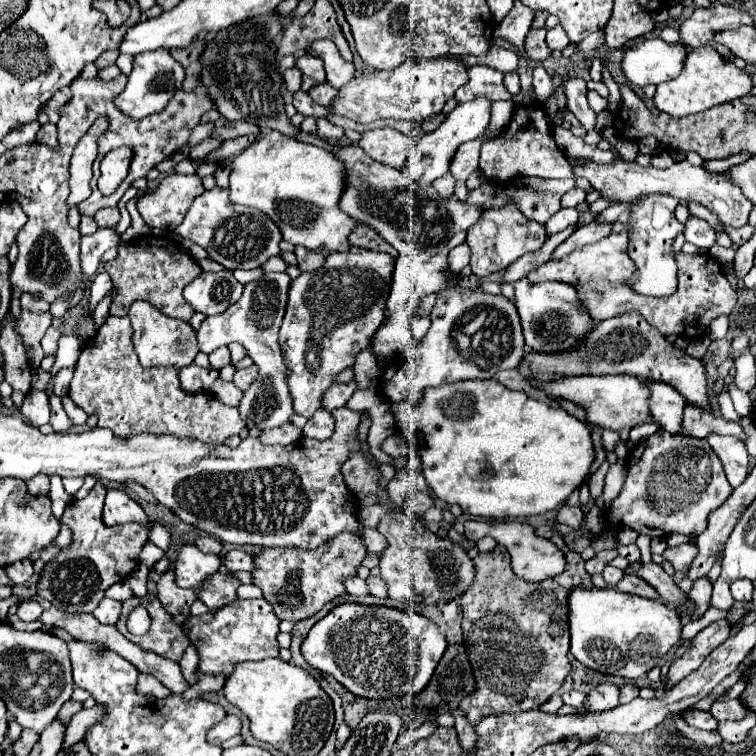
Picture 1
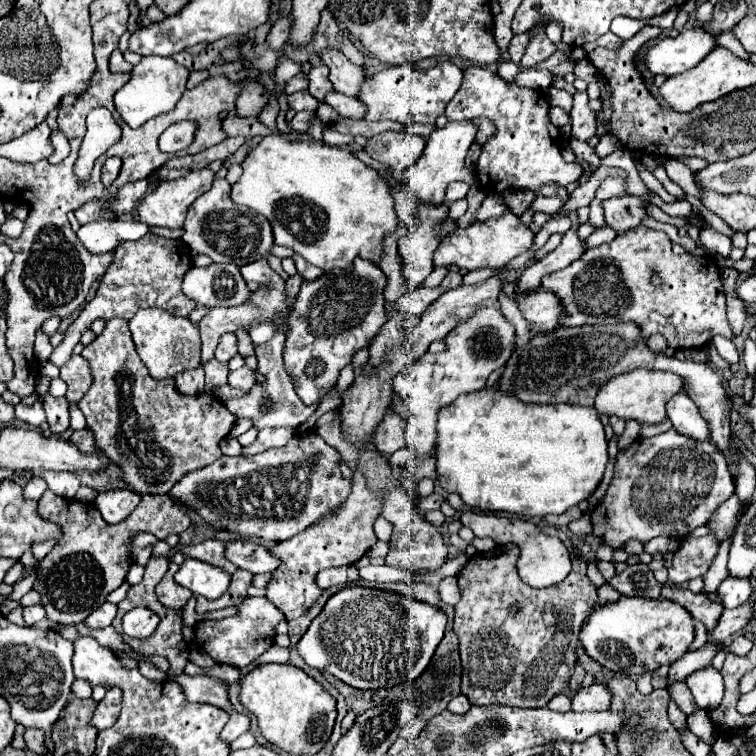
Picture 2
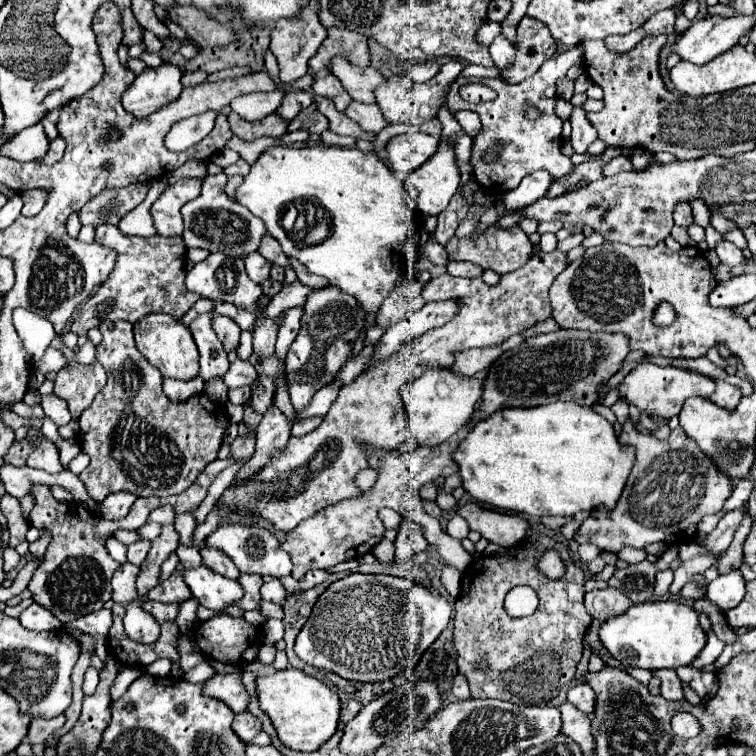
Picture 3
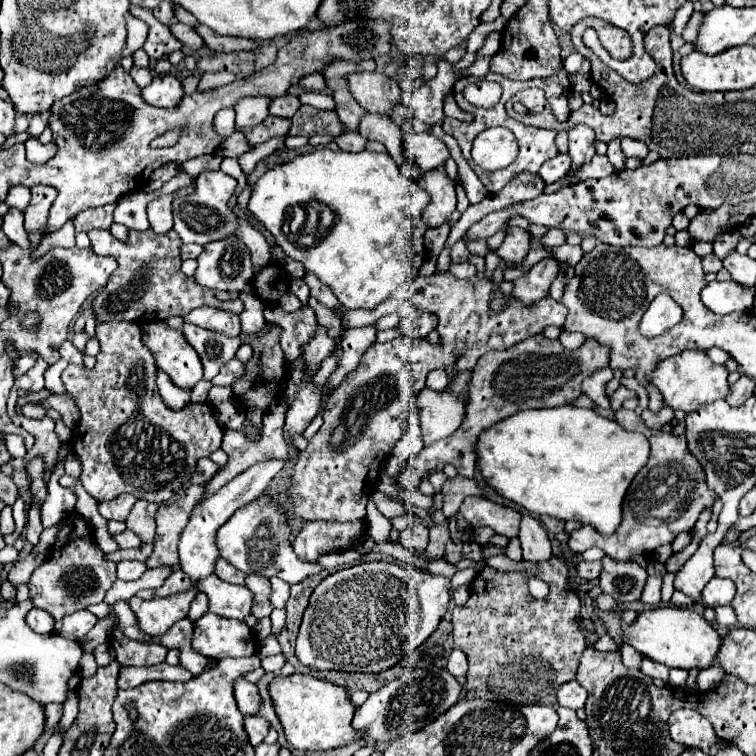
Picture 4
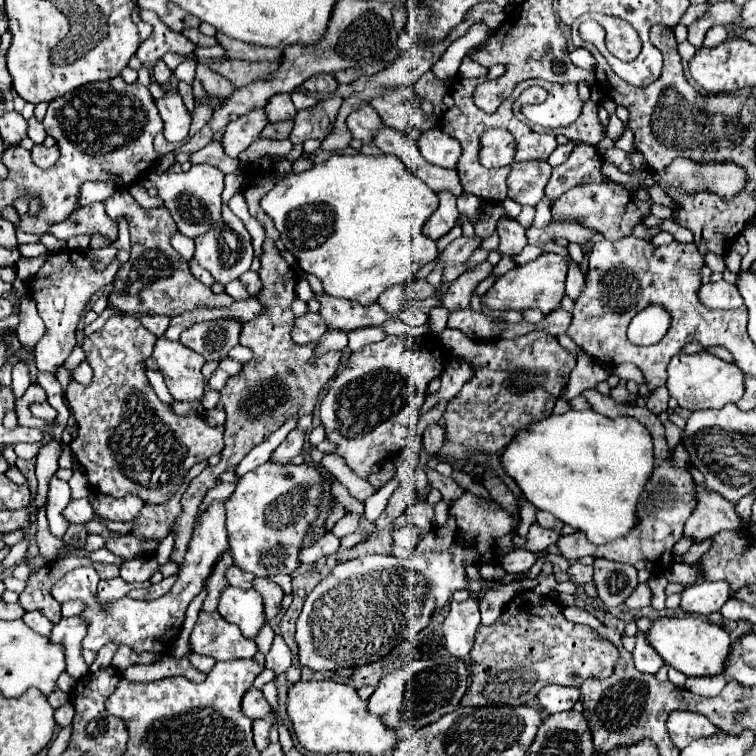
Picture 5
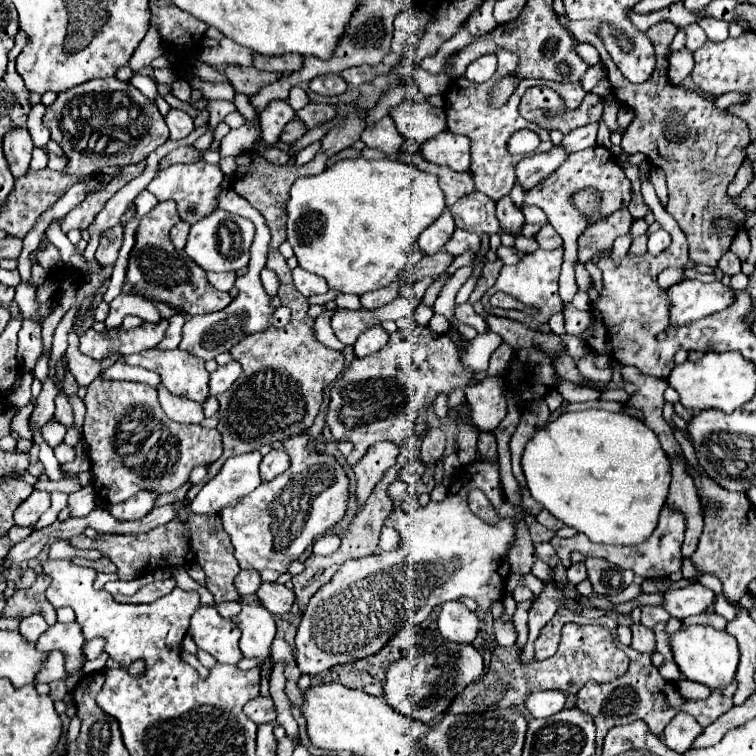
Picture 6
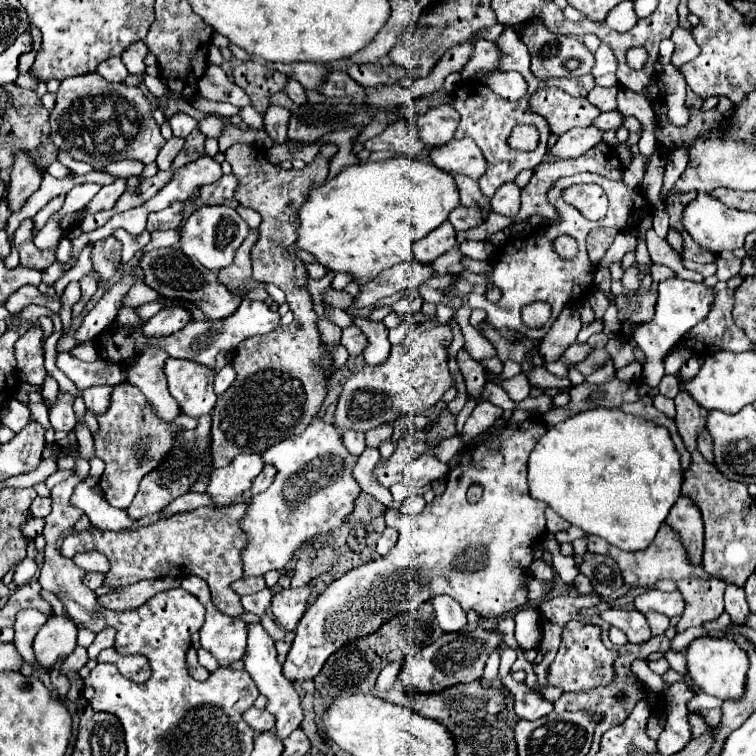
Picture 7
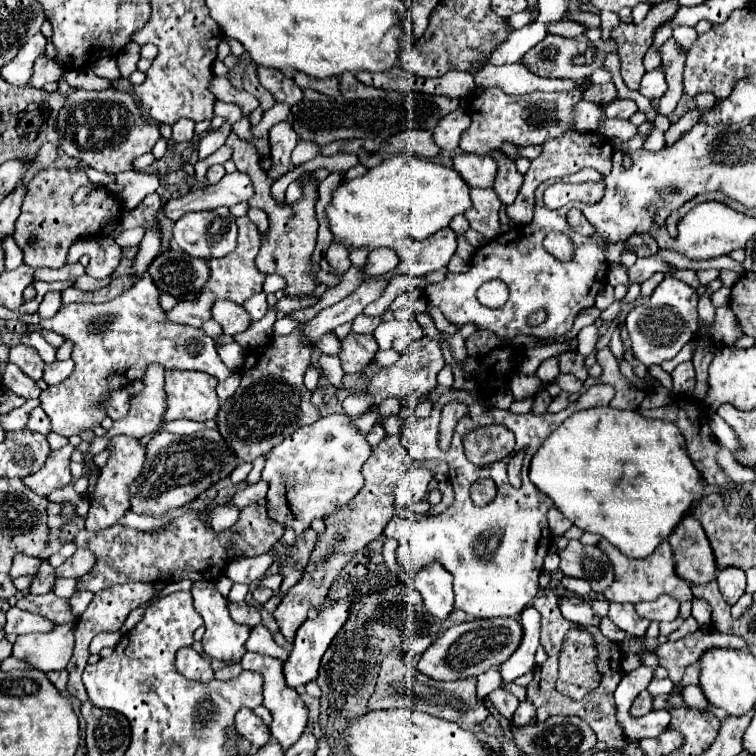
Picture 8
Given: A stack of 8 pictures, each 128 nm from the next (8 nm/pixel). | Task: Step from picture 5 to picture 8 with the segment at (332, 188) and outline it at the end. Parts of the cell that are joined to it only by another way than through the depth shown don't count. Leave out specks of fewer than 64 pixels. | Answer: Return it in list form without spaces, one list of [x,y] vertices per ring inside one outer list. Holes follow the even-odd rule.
[[[396,154],[370,168],[364,176],[344,180],[332,192],[332,200],[326,206],[328,228],[334,234],[334,242],[348,250],[391,248],[398,256],[402,248],[394,248],[394,242],[408,236],[426,240],[446,228],[456,214],[464,214],[472,206],[468,190],[456,170],[426,158]]]

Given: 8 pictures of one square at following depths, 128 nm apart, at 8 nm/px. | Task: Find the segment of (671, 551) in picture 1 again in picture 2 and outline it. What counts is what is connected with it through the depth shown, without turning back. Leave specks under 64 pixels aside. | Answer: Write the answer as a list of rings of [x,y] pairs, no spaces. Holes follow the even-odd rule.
[[[710,534],[686,540],[672,556],[672,566],[668,568],[670,582],[676,586],[686,586],[688,580],[704,576],[716,552],[718,552],[718,542]]]

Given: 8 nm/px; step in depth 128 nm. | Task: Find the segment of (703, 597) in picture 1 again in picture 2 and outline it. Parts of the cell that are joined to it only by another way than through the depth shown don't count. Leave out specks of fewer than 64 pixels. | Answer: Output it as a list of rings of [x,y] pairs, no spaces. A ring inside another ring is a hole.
[[[730,538],[720,546],[720,550],[716,554],[716,560],[712,562],[712,568],[708,568],[708,572],[704,574],[704,592],[706,594],[714,592],[720,586],[720,582],[728,576],[728,570],[726,570],[728,548],[730,548]]]

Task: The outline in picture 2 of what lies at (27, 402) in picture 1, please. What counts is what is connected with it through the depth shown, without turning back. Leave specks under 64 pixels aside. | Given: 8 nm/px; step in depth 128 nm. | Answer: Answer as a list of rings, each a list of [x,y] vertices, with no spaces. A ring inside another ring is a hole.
[[[42,396],[32,404],[32,406],[24,406],[24,404],[18,404],[16,406],[16,418],[24,424],[28,424],[30,428],[38,428],[40,424],[46,422],[46,412],[42,408]]]

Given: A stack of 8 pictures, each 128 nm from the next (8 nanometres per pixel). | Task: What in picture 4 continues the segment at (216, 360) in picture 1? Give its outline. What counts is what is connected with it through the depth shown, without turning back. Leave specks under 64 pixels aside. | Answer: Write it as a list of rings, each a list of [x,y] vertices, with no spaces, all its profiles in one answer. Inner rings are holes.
[[[196,308],[188,316],[184,316],[186,322],[202,326],[206,330],[220,332],[224,336],[238,336],[240,334],[240,318],[232,312],[224,312],[220,308]]]

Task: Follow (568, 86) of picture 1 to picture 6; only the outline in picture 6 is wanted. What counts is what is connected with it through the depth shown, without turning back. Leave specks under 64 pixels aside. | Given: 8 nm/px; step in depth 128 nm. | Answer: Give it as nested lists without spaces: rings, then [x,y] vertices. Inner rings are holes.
[[[592,146],[586,148],[582,152],[570,154],[564,164],[560,168],[556,168],[546,180],[542,180],[536,188],[526,192],[524,202],[526,204],[534,204],[538,208],[542,208],[548,216],[548,224],[552,224],[552,228],[562,236],[564,240],[564,264],[562,264],[562,274],[560,274],[560,296],[562,302],[568,304],[572,302],[574,294],[578,292],[576,280],[574,280],[574,262],[578,260],[578,252],[576,252],[576,238],[586,230],[588,226],[588,216],[582,214],[580,210],[576,210],[570,202],[572,194],[586,190],[586,188],[594,188],[600,194],[600,214],[602,216],[610,216],[612,212],[626,208],[630,204],[630,196],[632,196],[632,184],[630,180],[624,176],[624,172],[620,170],[620,166],[616,164],[614,156],[610,154],[610,150],[606,150],[604,146]]]

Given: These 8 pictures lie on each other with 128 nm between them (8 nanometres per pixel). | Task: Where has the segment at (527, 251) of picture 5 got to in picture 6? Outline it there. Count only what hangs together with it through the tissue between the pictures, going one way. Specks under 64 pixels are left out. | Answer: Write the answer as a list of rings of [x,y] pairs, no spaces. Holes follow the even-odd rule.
[[[500,246],[500,248],[498,248],[498,258],[500,258],[504,264],[518,264],[518,262],[522,260],[522,256],[524,256],[524,252],[516,250],[514,246],[512,246],[512,248],[508,248],[508,246]]]

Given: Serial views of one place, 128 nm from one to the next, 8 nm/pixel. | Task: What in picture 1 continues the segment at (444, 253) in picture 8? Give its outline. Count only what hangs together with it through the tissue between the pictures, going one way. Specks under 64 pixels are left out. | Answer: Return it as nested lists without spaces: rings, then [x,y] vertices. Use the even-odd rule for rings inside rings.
[[[476,96],[468,102],[460,102],[448,116],[446,120],[440,124],[440,128],[436,128],[434,132],[428,132],[424,134],[416,146],[414,146],[414,152],[412,156],[408,156],[406,160],[406,174],[408,178],[412,178],[418,186],[426,188],[430,186],[436,178],[440,178],[442,174],[446,174],[450,170],[450,160],[454,156],[454,152],[458,150],[460,144],[464,142],[470,142],[474,138],[480,138],[486,130],[486,126],[490,124],[490,114],[492,114],[492,102],[488,98],[482,98],[482,96]]]

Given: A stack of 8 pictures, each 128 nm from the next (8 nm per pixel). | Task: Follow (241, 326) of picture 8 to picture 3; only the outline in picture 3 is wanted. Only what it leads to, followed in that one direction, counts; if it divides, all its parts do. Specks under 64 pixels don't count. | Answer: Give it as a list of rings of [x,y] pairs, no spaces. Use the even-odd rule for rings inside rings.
[[[102,224],[96,226],[96,242],[114,248],[118,252],[118,260],[112,270],[112,276],[108,276],[108,280],[98,288],[98,292],[84,302],[80,314],[70,326],[70,332],[84,336],[92,326],[98,326],[104,320],[128,320],[134,324],[142,316],[152,312],[166,312],[174,318],[182,318],[200,298],[188,292],[188,288],[184,286],[186,246],[180,236],[124,236],[118,226]]]

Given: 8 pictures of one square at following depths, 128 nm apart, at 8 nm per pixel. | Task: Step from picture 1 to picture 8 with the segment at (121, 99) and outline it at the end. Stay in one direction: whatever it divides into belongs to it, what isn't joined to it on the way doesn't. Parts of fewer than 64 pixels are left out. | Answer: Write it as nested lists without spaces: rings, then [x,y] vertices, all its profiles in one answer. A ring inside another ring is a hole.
[[[178,120],[172,124],[172,138],[176,142],[188,142],[194,138],[194,122],[192,120]]]

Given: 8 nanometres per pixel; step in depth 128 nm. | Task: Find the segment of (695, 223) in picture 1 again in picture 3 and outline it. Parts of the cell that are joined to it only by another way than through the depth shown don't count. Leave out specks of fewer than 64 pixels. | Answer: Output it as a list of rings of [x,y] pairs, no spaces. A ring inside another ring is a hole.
[[[726,240],[718,242],[716,248],[714,248],[714,252],[718,254],[718,258],[720,258],[722,264],[728,264],[728,266],[740,266],[740,264],[744,264],[742,250],[736,248],[732,242],[726,242]]]

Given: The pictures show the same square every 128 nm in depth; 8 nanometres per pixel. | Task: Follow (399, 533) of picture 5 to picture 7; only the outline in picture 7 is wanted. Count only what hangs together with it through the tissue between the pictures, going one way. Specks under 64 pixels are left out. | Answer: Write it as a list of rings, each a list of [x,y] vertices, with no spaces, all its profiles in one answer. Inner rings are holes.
[[[387,527],[380,539],[377,542],[376,550],[381,555],[386,555],[398,540],[398,533],[396,530]]]

